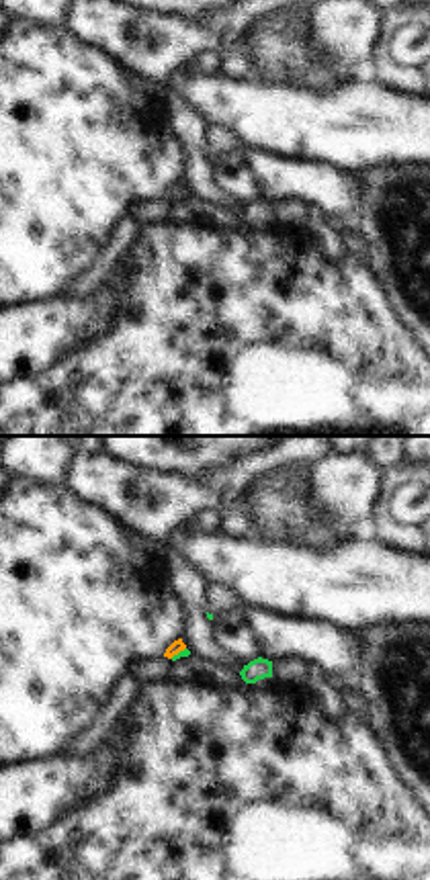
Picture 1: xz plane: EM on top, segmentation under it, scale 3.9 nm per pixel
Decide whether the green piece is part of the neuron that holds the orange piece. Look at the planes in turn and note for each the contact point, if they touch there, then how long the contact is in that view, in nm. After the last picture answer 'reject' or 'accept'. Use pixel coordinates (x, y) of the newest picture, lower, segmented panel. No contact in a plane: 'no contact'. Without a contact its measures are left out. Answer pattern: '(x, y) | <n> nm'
(177, 653) | 80 nm

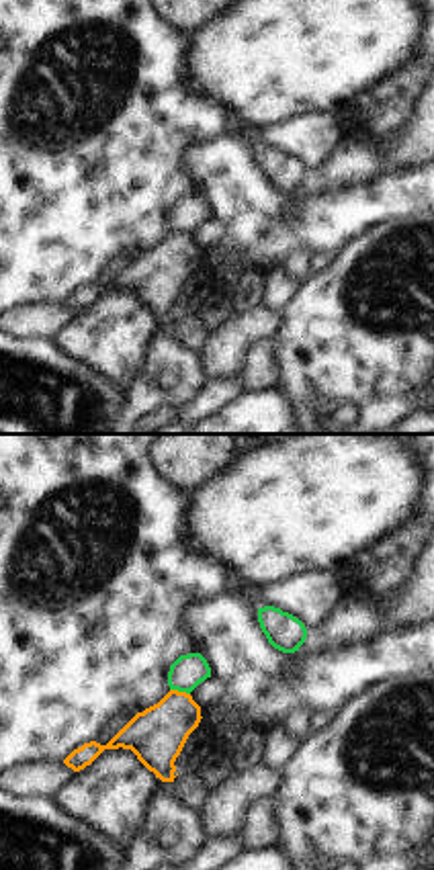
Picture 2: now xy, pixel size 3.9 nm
(181, 692) | 80 nm

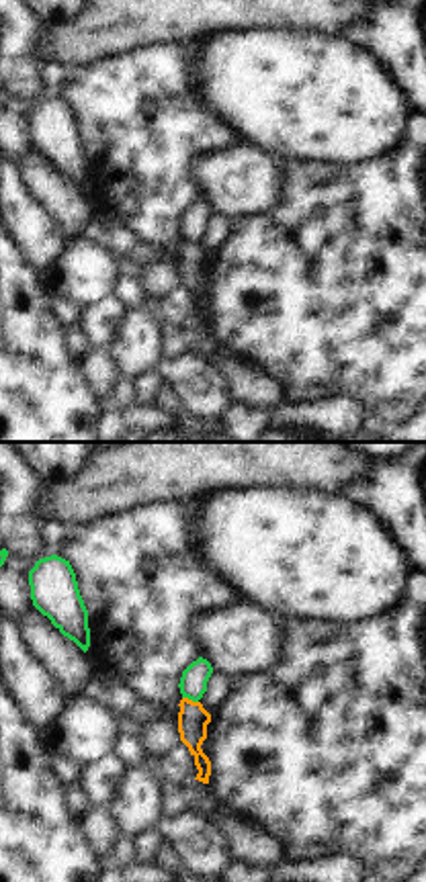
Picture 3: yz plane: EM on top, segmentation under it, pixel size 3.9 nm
(191, 700) | 70 nm

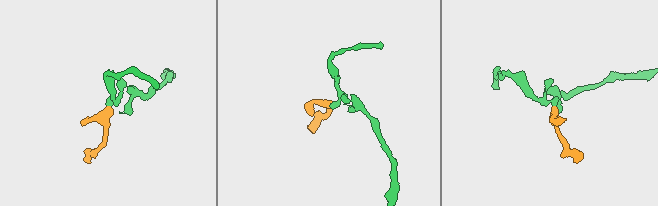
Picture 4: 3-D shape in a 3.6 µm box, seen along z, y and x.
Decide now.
reject

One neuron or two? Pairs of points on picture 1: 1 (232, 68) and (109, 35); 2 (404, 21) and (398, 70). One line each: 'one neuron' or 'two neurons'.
1: two neurons
2: one neuron

